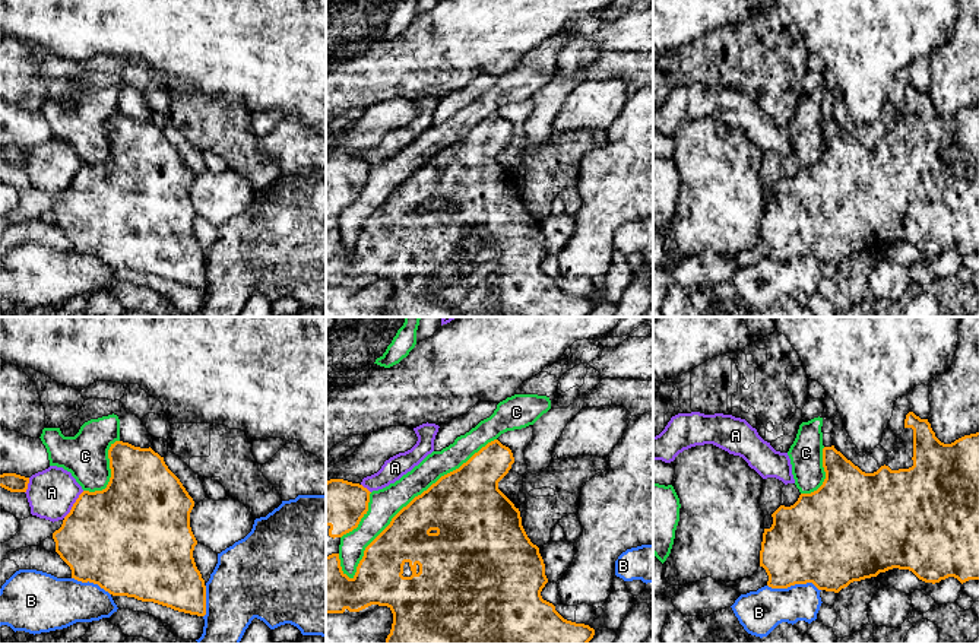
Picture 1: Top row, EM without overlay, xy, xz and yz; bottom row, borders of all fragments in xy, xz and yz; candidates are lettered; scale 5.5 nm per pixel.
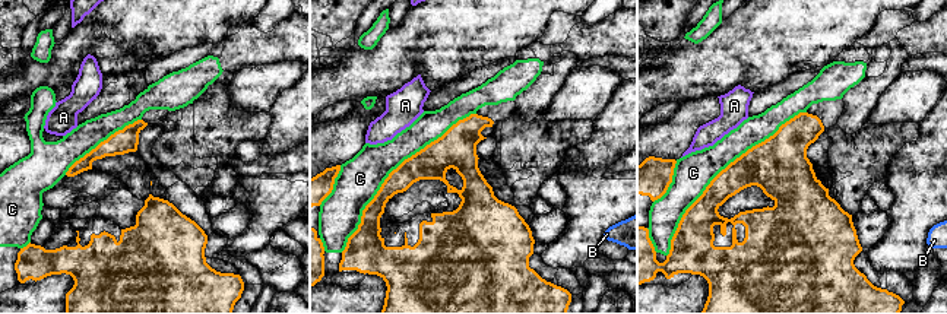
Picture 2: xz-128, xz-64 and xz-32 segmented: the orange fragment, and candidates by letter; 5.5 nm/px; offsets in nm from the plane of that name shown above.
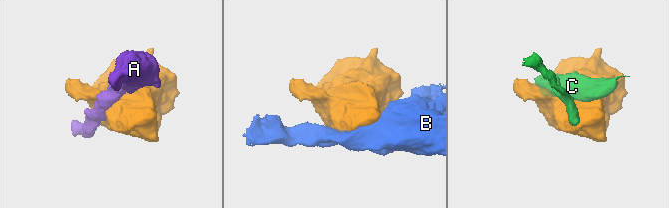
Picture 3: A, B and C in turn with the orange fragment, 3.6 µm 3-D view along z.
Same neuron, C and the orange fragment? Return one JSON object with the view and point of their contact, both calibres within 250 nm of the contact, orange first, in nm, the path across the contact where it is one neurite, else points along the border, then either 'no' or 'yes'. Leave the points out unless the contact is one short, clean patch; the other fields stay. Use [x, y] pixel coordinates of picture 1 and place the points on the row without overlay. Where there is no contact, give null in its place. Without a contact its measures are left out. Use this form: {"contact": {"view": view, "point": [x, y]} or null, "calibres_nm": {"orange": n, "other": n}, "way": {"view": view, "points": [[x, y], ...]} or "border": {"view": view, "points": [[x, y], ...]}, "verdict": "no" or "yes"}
{"contact": {"view": "xz", "point": [411, 174]}, "calibres_nm": {"orange": 360, "other": 170}, "verdict": "no"}

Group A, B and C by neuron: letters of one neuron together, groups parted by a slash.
A / B / C

